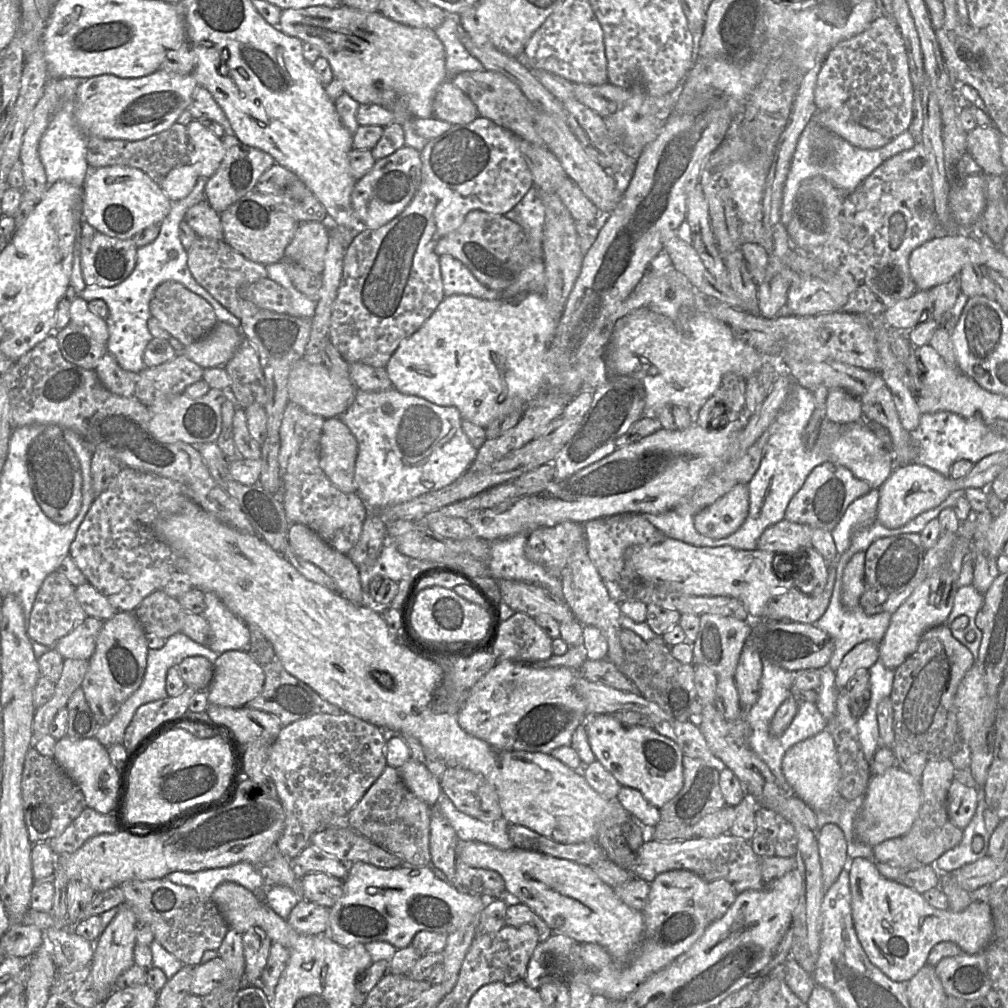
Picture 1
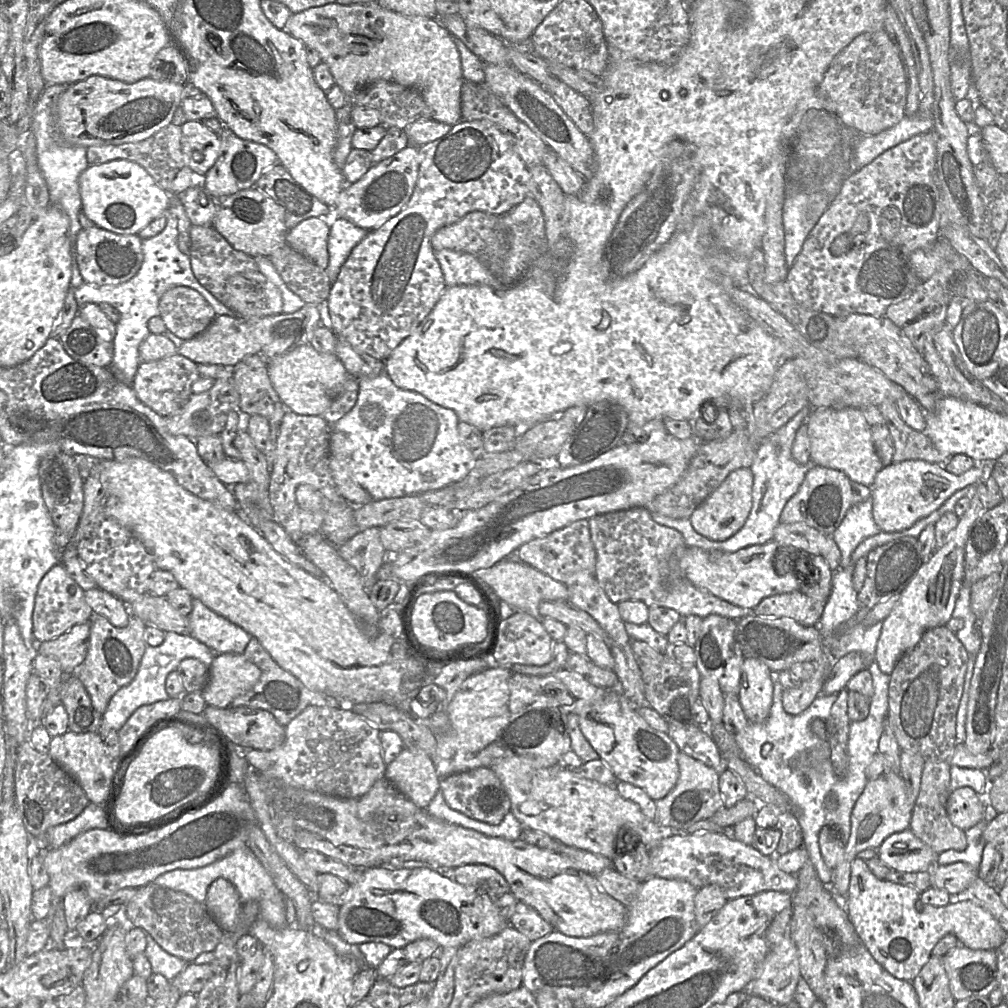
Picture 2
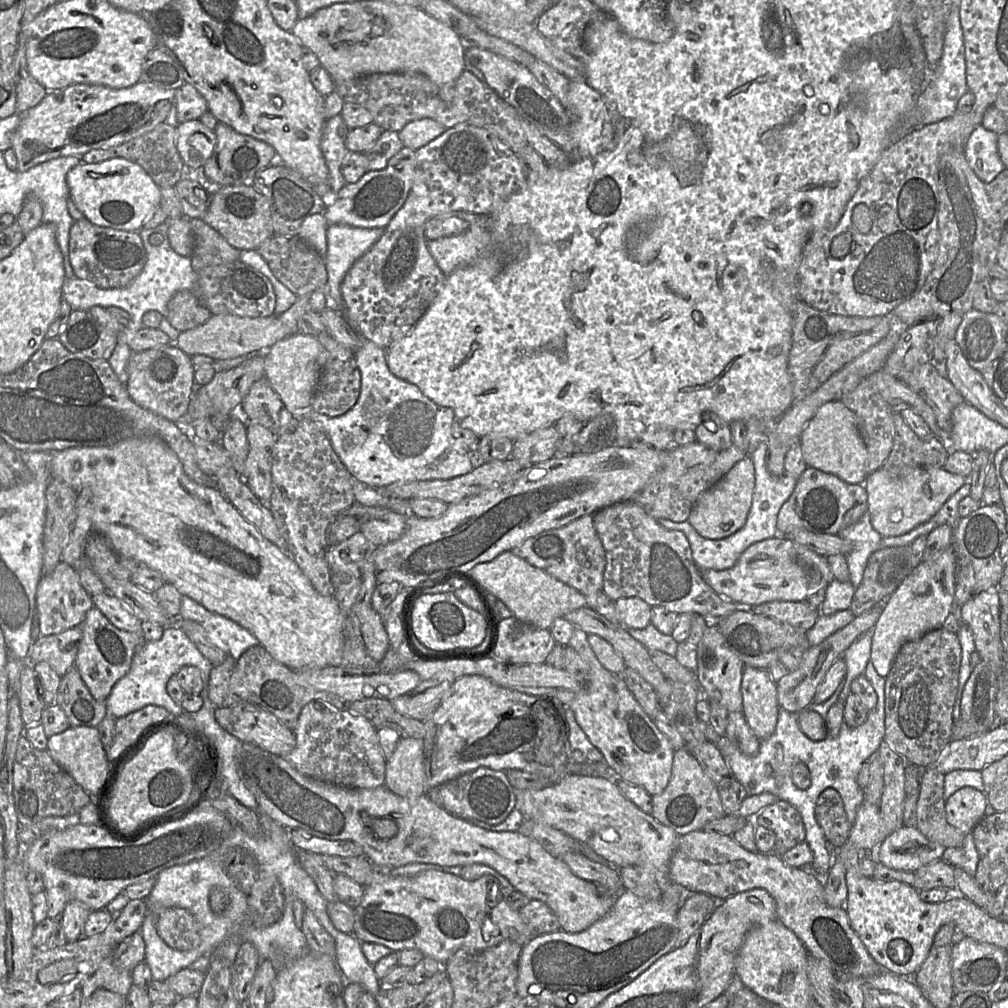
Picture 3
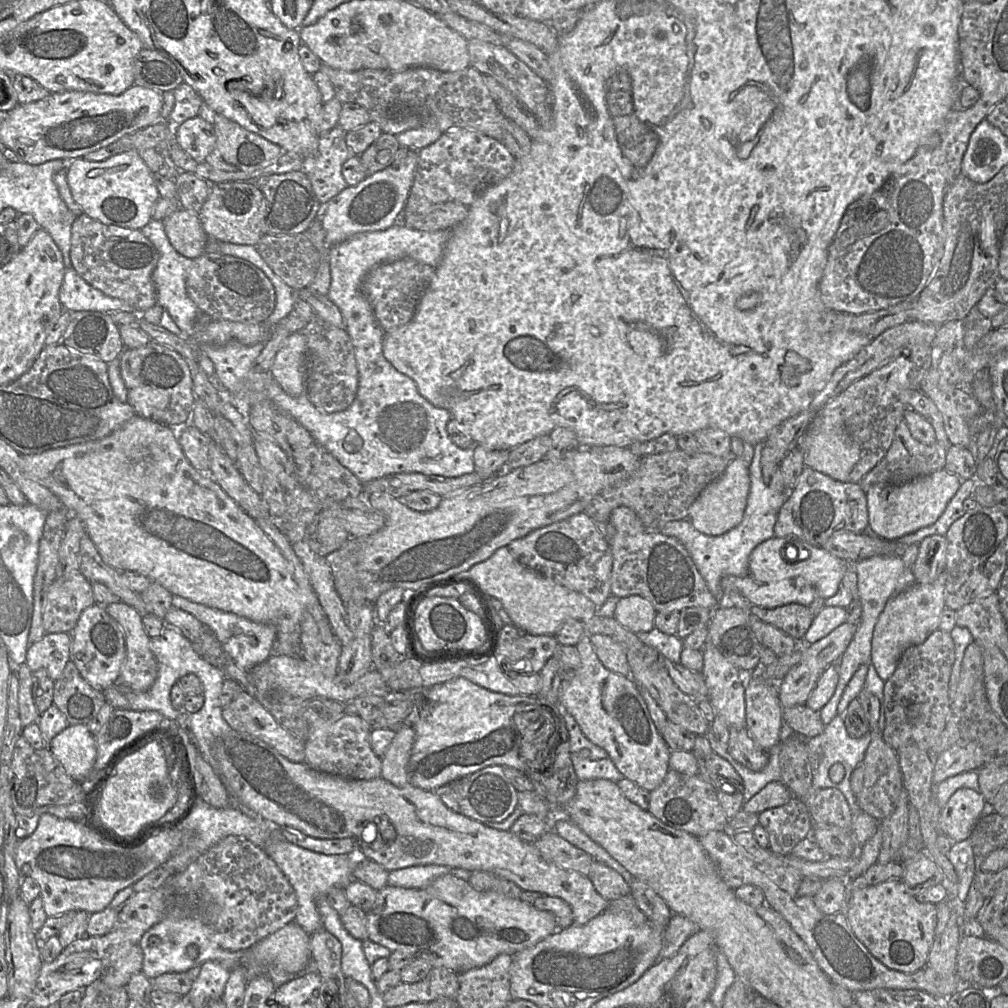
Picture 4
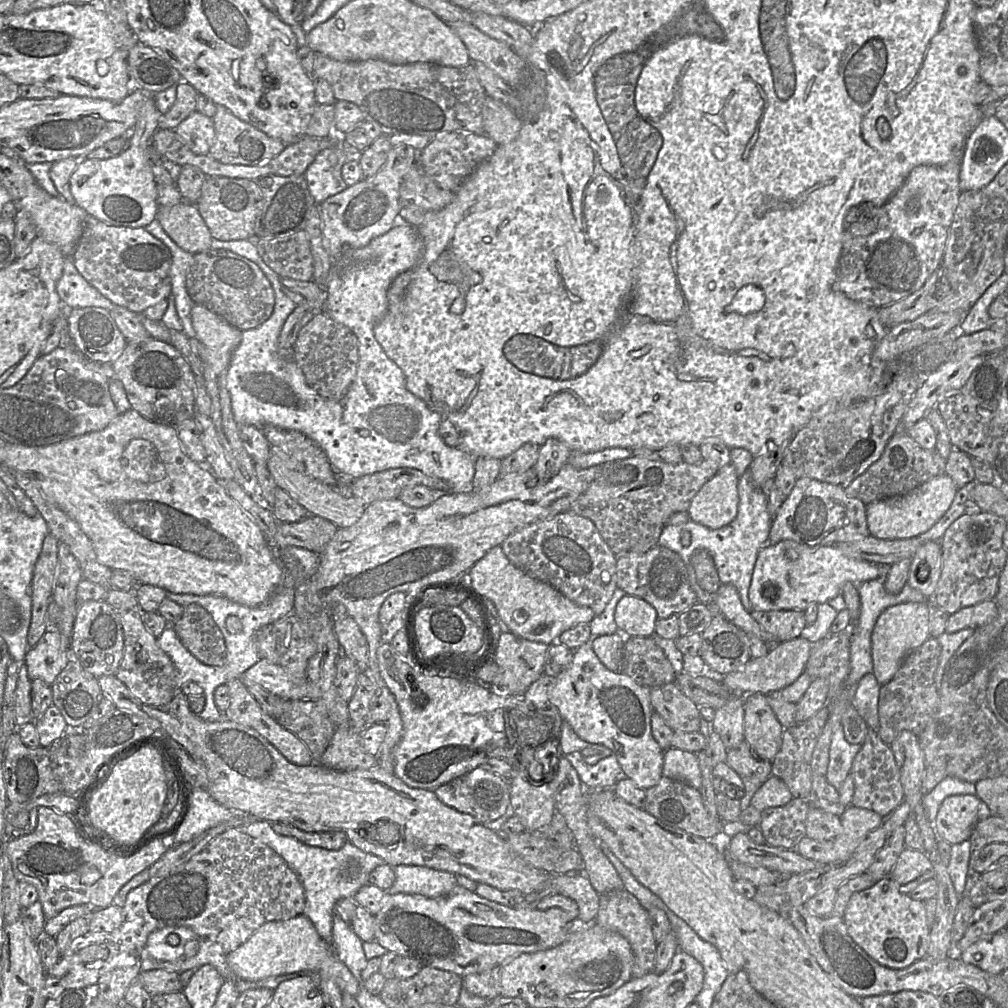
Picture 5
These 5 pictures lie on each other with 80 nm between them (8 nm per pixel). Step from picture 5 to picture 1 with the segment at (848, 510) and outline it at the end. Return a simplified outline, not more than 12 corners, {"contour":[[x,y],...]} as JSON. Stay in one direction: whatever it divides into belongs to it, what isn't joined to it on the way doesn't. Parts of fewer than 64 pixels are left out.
{"contour":[[816,466],[784,518],[831,532],[867,482],[846,467]]}

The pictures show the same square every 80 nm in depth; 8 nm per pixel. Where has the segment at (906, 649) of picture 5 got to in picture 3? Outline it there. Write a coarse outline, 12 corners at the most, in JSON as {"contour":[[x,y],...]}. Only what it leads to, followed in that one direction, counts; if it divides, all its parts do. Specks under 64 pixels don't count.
{"contour":[[952,545],[922,561],[883,604],[871,662],[887,677],[903,644],[952,612]]}

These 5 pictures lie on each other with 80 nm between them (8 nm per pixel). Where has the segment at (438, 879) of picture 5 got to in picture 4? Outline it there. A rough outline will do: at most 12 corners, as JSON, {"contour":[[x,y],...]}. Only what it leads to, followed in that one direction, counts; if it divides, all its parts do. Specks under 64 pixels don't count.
{"contour":[[418,865],[392,870],[387,885],[422,888],[449,874],[443,865]]}

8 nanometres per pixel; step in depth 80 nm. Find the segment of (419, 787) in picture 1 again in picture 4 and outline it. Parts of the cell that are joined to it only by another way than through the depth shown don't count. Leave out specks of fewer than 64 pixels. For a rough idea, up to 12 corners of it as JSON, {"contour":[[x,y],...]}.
{"contour":[[401,724],[382,759],[381,777],[409,784],[415,731]]}

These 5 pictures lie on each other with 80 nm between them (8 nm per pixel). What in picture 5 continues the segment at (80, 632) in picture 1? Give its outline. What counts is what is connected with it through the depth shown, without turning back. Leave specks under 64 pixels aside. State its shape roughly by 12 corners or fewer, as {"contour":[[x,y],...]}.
{"contour":[[48,628],[24,659],[30,680],[53,684],[69,649]]}

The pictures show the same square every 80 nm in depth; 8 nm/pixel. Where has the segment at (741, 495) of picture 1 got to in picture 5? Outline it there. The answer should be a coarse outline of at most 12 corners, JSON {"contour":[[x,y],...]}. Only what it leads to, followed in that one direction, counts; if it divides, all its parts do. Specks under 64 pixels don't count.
{"contour":[[732,463],[692,499],[690,520],[710,529],[738,513]]}

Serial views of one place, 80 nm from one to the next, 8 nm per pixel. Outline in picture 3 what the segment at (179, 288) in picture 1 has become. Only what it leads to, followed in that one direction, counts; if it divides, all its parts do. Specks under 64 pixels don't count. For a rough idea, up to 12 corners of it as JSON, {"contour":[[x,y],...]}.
{"contour":[[189,290],[167,303],[179,332],[204,324],[212,313]]}

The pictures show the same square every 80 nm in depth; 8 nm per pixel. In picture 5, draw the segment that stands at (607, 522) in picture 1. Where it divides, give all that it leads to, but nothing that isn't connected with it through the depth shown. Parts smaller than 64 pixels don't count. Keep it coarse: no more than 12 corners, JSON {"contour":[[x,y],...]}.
{"contour":[[659,544],[616,559],[617,587],[659,619],[698,597],[682,558]]}

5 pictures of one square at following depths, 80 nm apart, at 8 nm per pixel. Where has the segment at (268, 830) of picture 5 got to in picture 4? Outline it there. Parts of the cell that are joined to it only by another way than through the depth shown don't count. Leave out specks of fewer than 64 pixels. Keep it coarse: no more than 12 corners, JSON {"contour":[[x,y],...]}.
{"contour":[[287,840],[265,851],[294,888],[294,921],[323,928],[318,900],[355,880],[358,848],[326,855]]}

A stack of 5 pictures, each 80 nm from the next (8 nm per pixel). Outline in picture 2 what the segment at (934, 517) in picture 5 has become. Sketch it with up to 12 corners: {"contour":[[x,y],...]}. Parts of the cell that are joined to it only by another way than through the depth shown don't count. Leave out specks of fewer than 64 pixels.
{"contour":[[906,460],[871,488],[884,532],[905,530],[955,492],[984,482],[991,463],[954,475]]}

